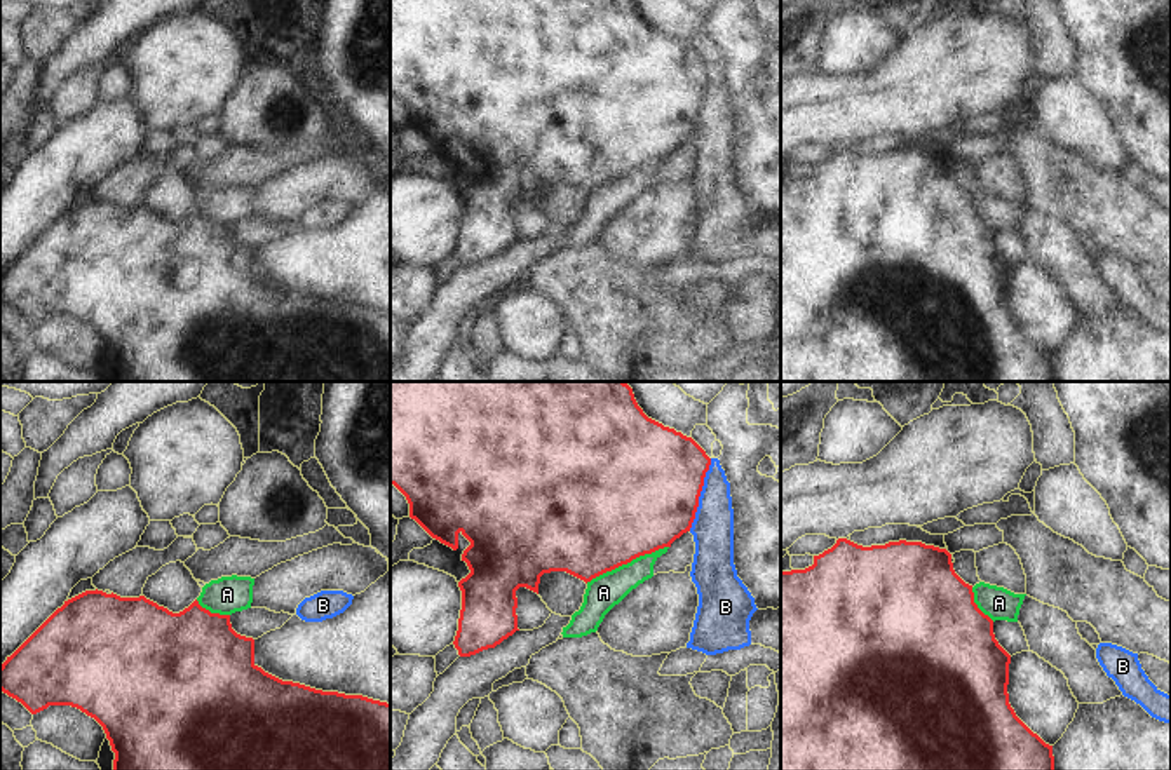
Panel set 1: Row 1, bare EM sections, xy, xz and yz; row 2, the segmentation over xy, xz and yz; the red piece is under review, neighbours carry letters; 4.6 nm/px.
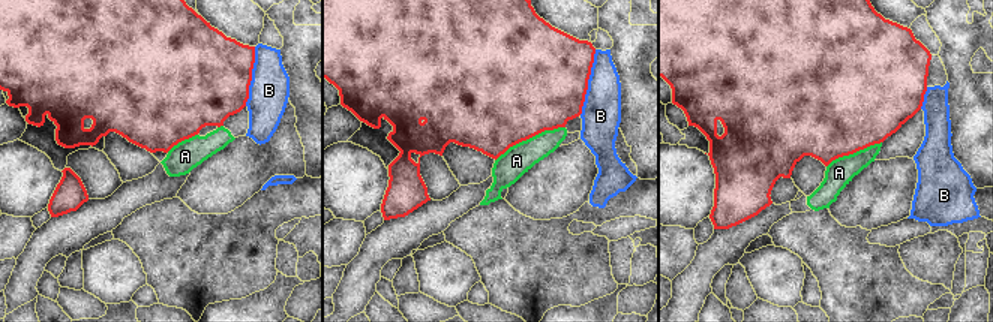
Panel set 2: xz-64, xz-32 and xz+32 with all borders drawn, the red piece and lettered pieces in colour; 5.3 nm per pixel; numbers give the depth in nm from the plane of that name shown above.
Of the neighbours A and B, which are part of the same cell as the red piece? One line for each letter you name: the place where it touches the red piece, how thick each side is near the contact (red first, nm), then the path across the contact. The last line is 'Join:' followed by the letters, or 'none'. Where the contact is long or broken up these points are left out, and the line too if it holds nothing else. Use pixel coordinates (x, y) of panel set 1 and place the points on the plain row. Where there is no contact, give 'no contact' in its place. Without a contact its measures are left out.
Join: none

